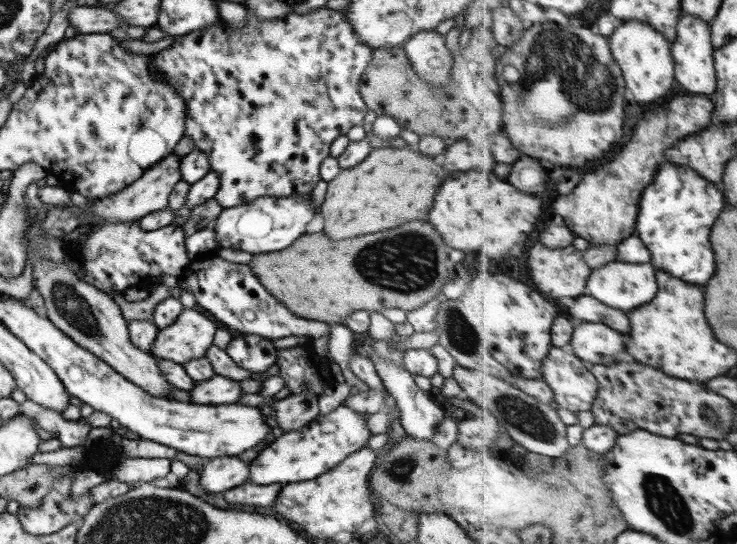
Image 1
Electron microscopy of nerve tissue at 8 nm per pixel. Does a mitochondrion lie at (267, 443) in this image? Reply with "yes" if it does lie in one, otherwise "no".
no

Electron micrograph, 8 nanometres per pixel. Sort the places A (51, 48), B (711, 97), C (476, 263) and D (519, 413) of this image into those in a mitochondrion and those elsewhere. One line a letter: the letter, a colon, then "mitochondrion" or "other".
A: other
B: other
C: other
D: mitochondrion

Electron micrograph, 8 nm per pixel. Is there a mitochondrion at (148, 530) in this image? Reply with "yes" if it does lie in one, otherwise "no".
yes

